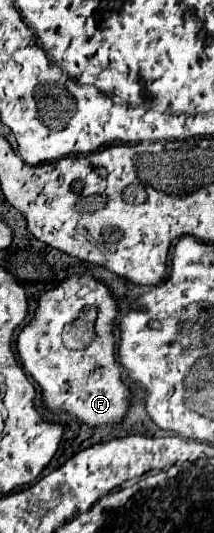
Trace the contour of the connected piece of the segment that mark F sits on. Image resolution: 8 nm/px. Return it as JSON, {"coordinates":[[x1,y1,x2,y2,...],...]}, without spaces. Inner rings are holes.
{"coordinates":[[70,275,60,281,56,287,42,291,38,299,36,313,28,325,18,333,18,355,24,369,34,377,42,389,42,403,48,411,70,413,76,421,88,427,114,425,120,423,132,405,132,389,122,381,122,367,118,361,112,361,112,355,96,355,96,351,116,351,114,321,120,317,120,309,108,285,98,281,92,275],[94,305,98,307,96,333,98,337,80,351,72,351,62,345,60,335,62,327,68,321,74,321,78,313]]}

